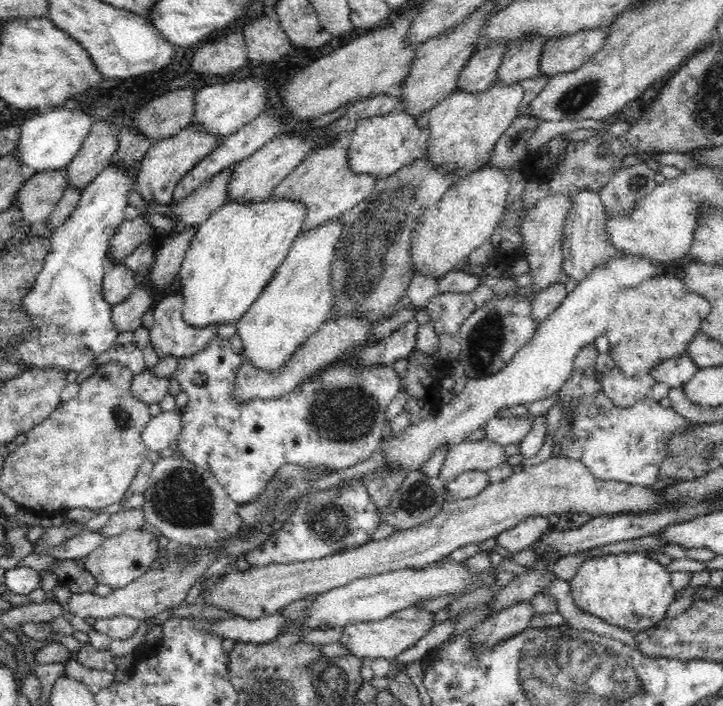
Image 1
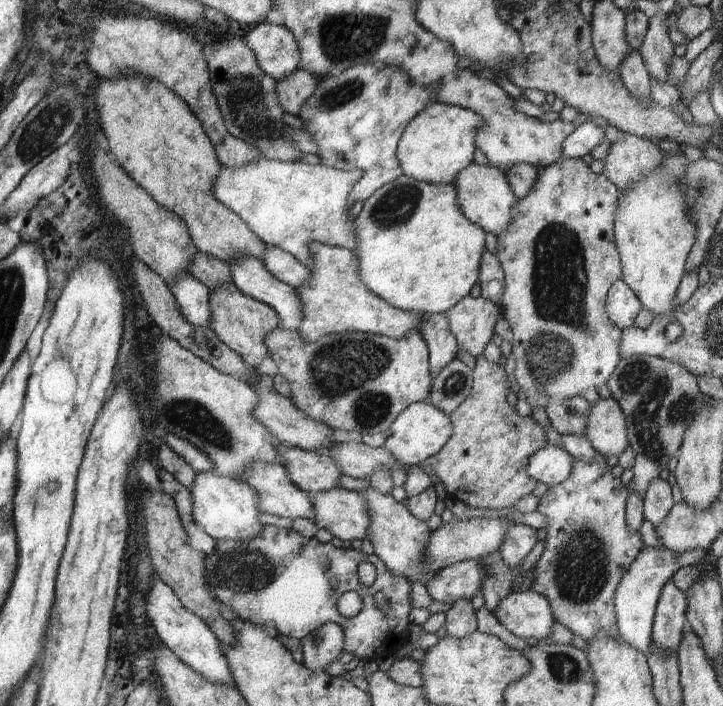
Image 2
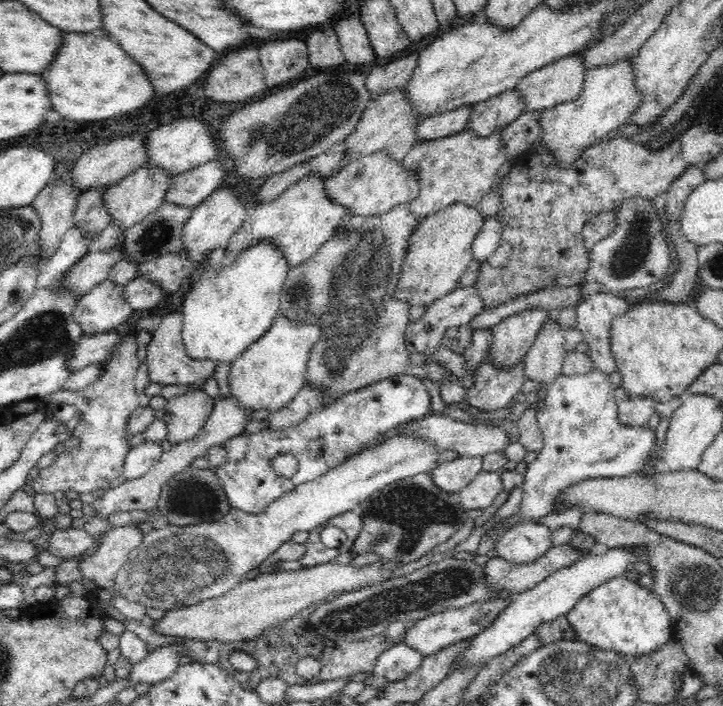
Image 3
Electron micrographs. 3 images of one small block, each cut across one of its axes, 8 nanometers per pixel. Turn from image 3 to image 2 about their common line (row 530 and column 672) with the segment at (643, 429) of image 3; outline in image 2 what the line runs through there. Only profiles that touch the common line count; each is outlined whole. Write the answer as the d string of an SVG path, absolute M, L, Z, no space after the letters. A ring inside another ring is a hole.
M660 477L654 478L643 500L645 520L657 529L658 524L664 524L664 518L668 518L668 512L671 512L672 506L674 506L674 500L669 482Z

